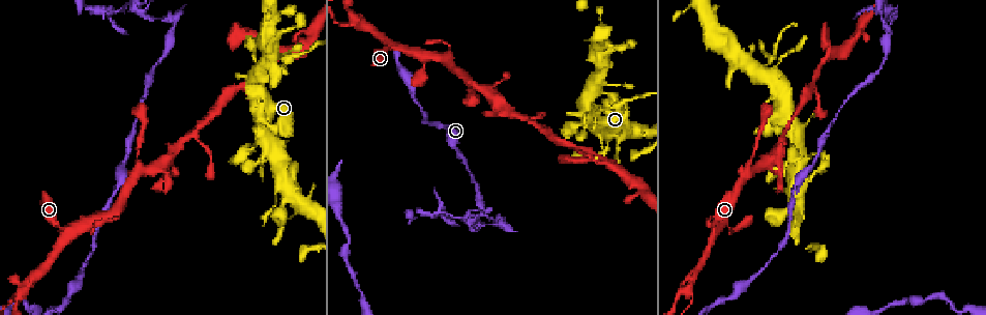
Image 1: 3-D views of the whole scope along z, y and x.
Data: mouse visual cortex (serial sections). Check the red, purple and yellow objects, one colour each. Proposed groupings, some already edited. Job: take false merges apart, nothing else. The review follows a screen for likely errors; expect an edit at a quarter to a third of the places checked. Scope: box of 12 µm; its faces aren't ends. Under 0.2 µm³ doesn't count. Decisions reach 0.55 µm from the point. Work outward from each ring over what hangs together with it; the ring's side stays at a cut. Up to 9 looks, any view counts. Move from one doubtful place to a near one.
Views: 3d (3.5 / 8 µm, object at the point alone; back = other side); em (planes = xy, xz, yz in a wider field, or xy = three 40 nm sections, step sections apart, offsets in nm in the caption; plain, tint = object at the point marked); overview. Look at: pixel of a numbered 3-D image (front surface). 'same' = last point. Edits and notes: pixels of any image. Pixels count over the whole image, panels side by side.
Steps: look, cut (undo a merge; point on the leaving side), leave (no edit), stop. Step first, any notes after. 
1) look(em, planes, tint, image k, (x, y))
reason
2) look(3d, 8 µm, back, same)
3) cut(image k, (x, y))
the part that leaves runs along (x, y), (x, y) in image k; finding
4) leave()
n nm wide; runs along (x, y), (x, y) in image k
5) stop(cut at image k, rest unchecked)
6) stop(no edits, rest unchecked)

look(3d, 3.5 µm, image 1, (688, 290))
calibre changes

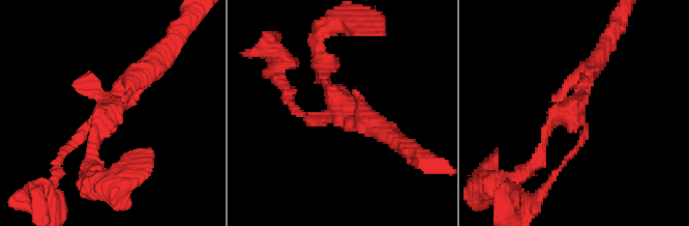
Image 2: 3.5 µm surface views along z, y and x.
look(em, xy, step 5, plain, image 2, (342, 112))
need the tissue

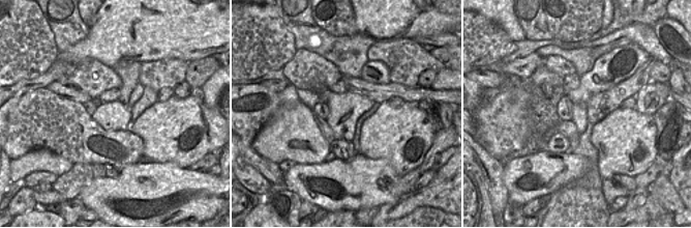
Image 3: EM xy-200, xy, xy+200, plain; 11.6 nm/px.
look(em, xy, step 5, tint, same)

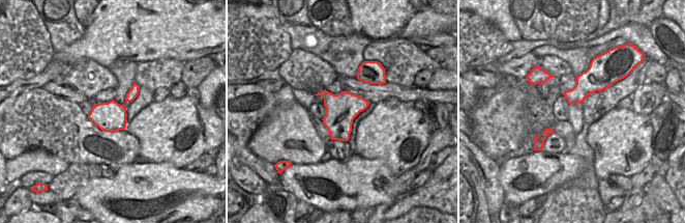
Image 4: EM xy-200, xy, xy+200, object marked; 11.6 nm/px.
leave()
one cell here

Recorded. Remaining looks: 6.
look(3d, 8 µm, image 1, (285, 63))

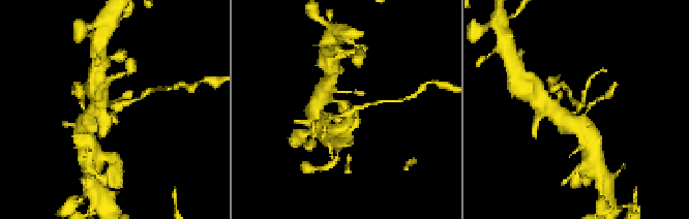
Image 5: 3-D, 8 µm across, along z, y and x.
look(em, planes, tint, image 5, (347, 110))
now the EM

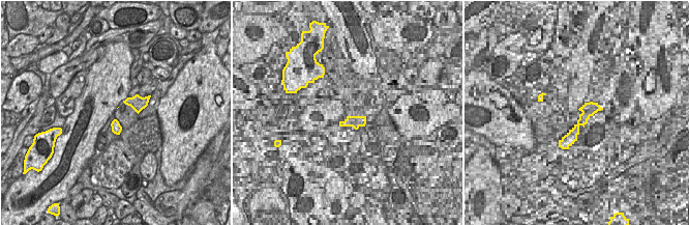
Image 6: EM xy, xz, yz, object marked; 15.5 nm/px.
cut(image 5, (583, 94))
the part that leaves runs along (576, 112), (581, 105), (590, 81) in image 5; two cells meet here

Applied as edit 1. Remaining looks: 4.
look(overview)

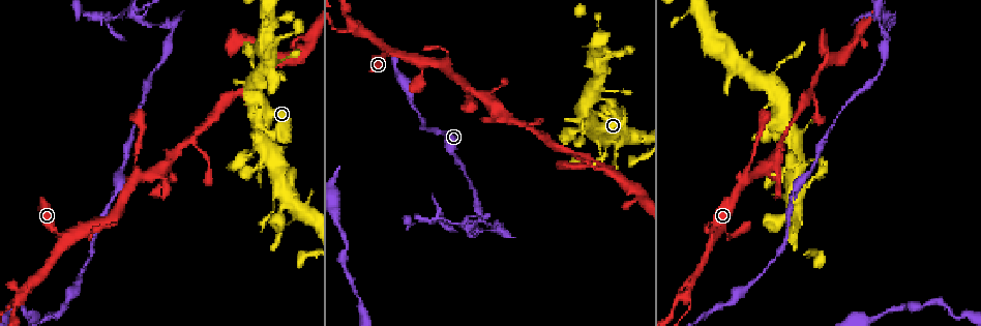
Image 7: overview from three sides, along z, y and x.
look(3d, 3.5 µm, image 7, (462, 225))
thin neck

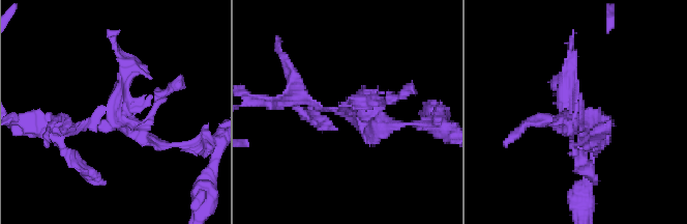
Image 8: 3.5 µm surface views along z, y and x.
leave()
runs along (408, 124), (284, 103) in image 8; all the same cell

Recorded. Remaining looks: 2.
stop(cut at image 5, rest unchecked)

